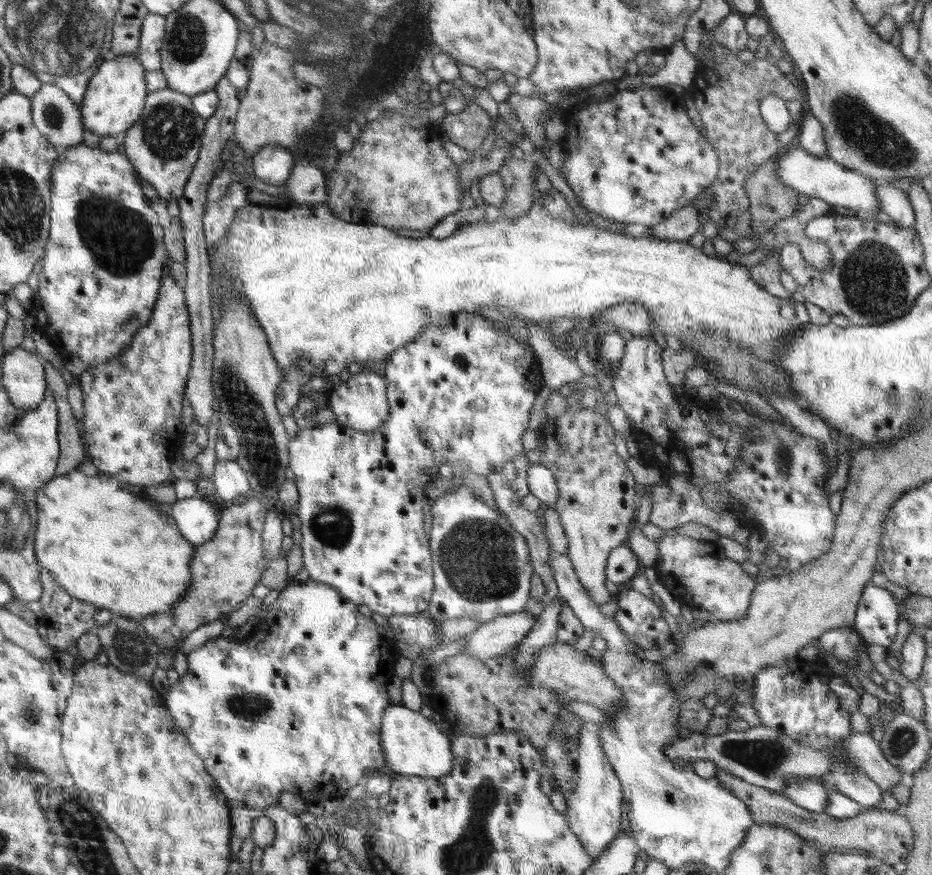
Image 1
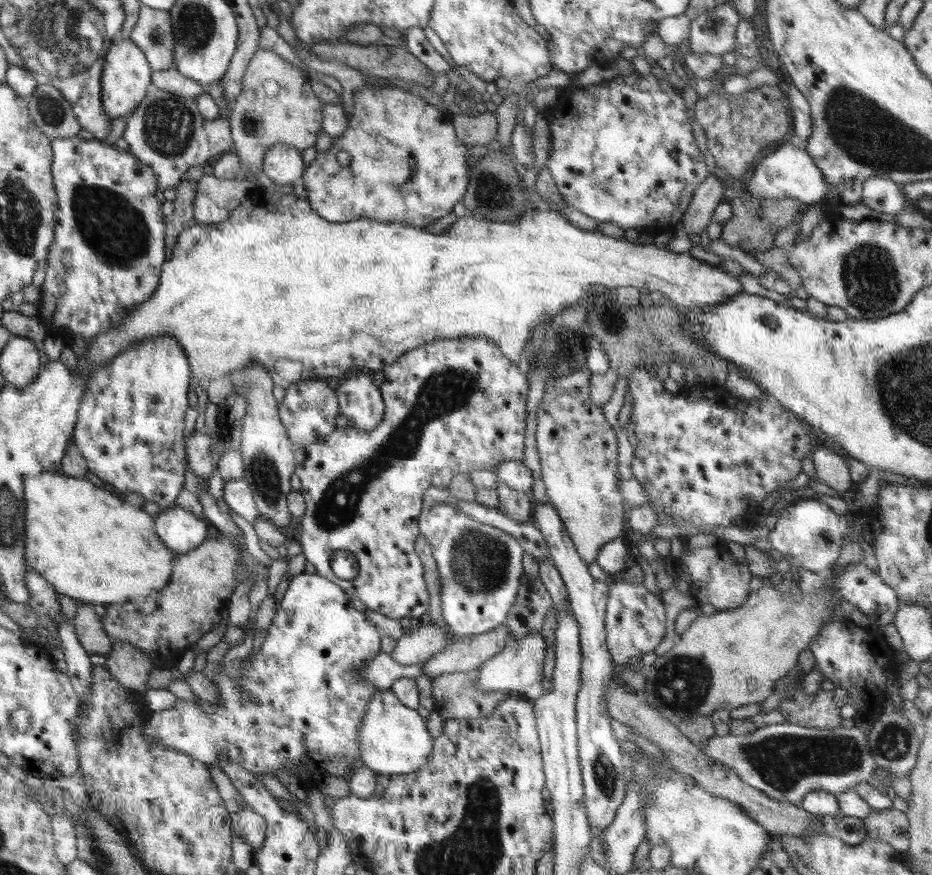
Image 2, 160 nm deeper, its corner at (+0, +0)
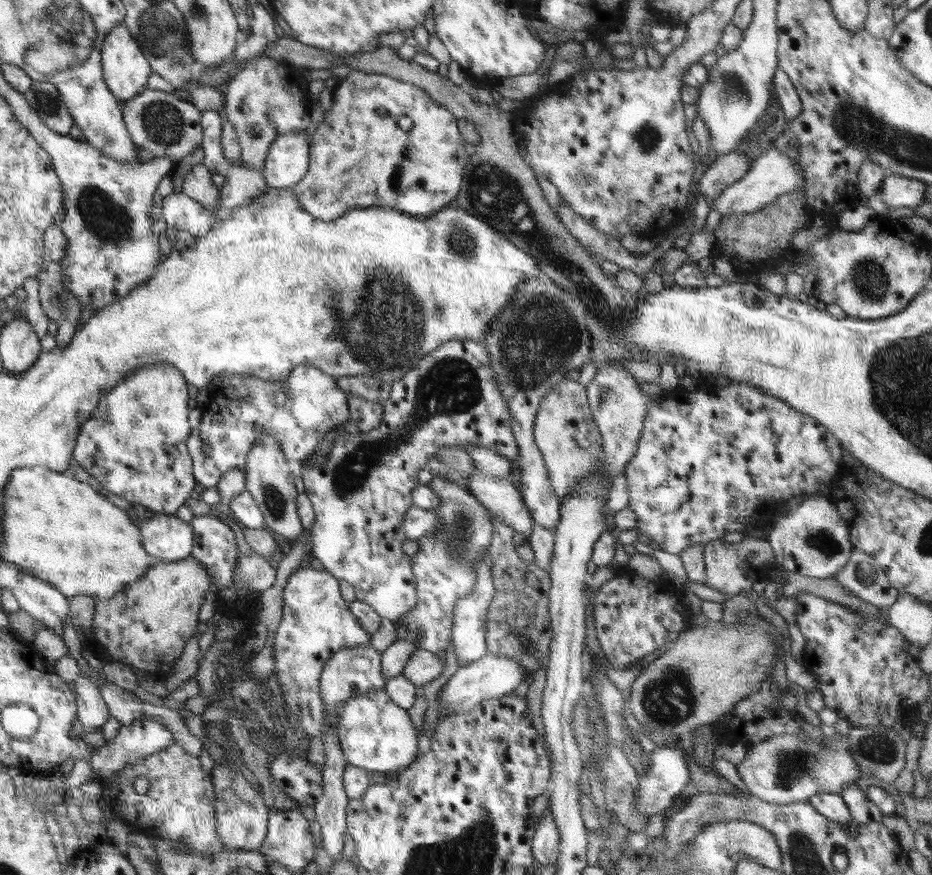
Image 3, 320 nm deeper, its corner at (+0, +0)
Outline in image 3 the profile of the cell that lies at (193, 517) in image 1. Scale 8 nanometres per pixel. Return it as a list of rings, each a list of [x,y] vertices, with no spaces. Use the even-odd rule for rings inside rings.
[[[175,514],[155,516],[138,525],[141,544],[158,562],[174,562],[192,555],[196,534],[192,524],[178,519]]]

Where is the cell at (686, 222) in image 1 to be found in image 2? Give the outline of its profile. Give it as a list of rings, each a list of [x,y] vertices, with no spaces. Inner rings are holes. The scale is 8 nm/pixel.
[[[710,173],[710,176],[695,190],[689,207],[681,218],[684,222],[682,232],[688,234],[688,237],[701,234],[707,230],[712,221],[715,206],[724,196],[724,186],[720,179],[719,173]]]

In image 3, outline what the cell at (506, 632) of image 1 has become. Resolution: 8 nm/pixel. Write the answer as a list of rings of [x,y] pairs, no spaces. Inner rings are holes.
[[[416,649],[408,658],[401,675],[405,676],[419,689],[423,685],[436,679],[444,671],[445,660],[438,659],[435,653],[425,649]]]

